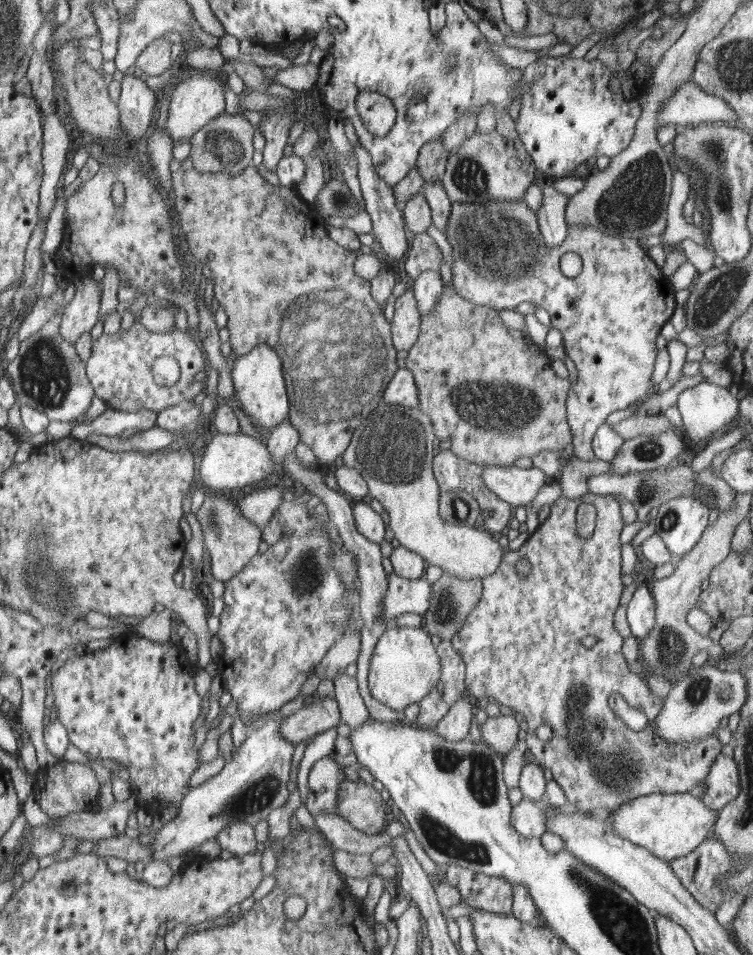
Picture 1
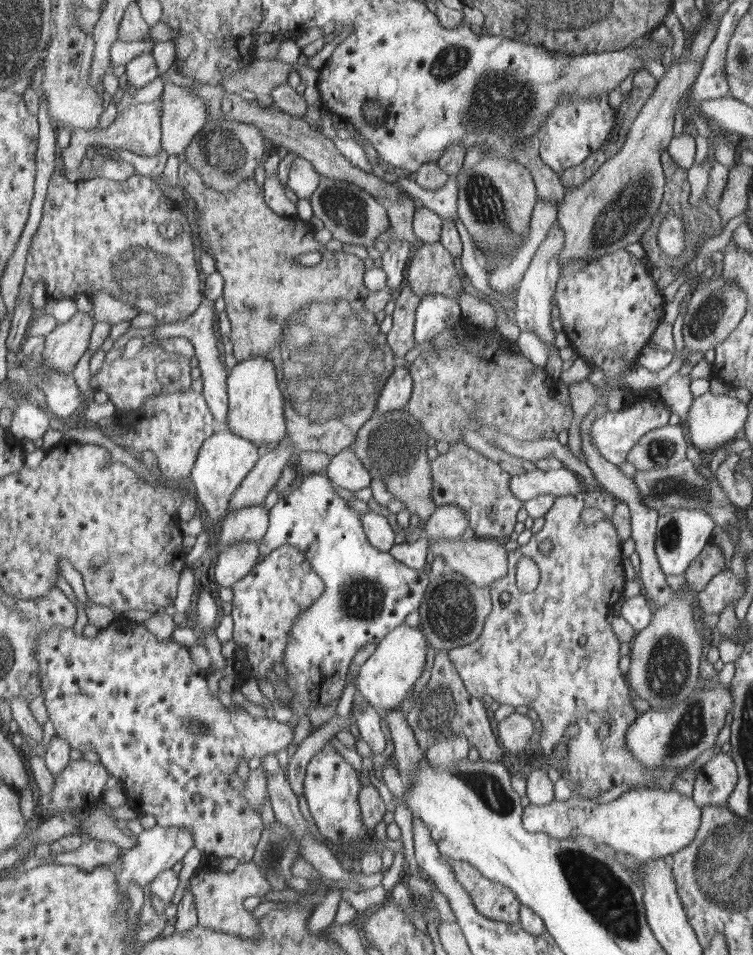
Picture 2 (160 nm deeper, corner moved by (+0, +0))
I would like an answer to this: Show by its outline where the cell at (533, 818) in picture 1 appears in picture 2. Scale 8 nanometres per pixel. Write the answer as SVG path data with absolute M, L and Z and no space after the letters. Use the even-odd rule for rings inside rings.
M642 787L632 788L606 804L574 795L568 800L554 800L544 806L530 803L524 807L523 821L526 829L532 833L548 833L557 839L588 836L602 850L630 855L638 863L645 863L670 858L690 845L702 821L702 807L693 797L674 789Z

